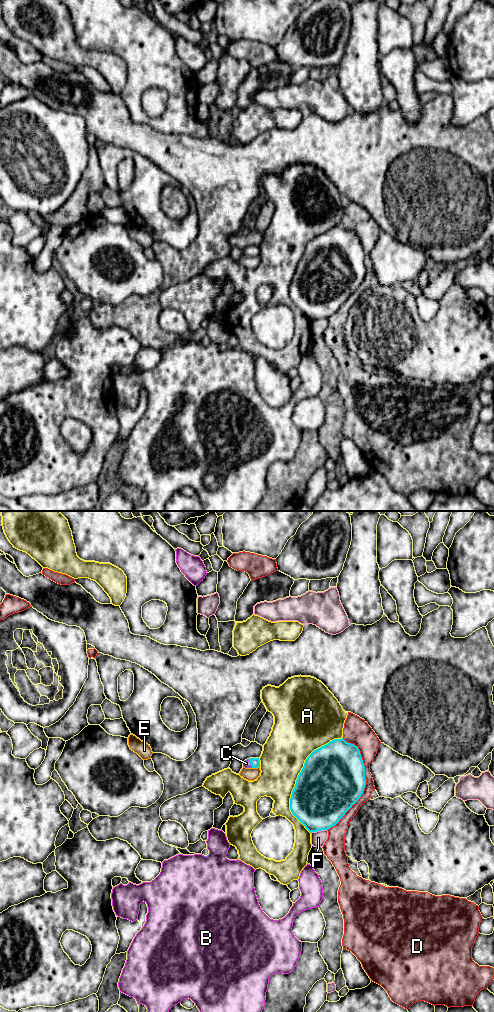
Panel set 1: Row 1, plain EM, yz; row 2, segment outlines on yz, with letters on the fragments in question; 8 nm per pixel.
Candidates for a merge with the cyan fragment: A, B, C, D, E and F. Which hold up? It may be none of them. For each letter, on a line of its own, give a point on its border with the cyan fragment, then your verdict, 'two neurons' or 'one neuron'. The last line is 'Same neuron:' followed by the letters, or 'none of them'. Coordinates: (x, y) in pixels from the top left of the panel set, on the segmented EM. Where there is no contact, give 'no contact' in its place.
A: meets cyan in yz at (297, 778); two neurons
B: meets cyan in yz at (207, 855); two neurons
C: meets cyan in yz at (250, 762); one neuron
D: meets cyan in yz at (365, 783); two neurons
E: meets cyan in yz at (255, 767); two neurons
F: meets cyan in yz at (318, 830); two neurons
Same neuron: C

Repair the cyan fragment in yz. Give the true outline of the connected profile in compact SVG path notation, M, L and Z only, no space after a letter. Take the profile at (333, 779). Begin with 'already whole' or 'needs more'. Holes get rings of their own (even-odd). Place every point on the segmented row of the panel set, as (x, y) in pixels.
already whole | M334 739L305 760L290 798L292 814L310 832L335 826L358 801L366 785L357 746Z

